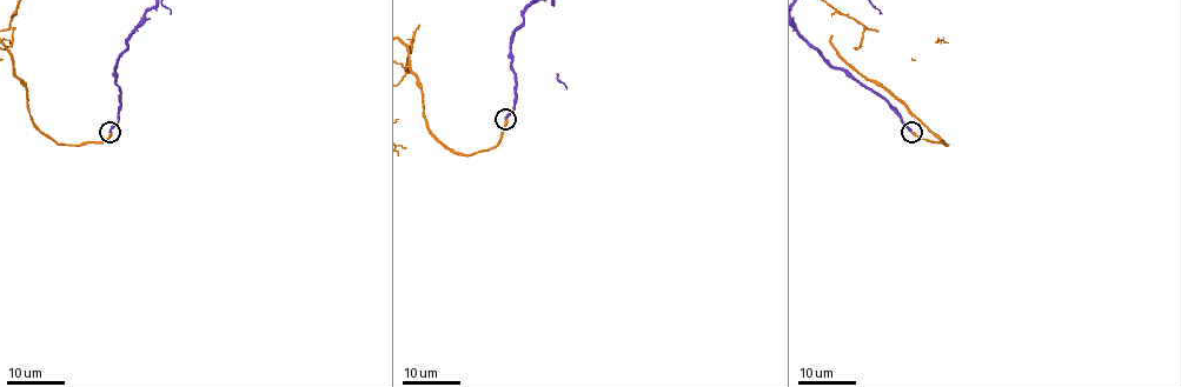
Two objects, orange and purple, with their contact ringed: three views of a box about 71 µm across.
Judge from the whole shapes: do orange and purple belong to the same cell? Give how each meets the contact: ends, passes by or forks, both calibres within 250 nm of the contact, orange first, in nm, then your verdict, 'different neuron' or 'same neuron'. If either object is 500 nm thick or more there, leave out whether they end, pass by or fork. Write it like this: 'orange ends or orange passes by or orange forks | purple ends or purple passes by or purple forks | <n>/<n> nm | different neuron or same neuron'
orange ends | purple ends | 280/300 nm | same neuron

